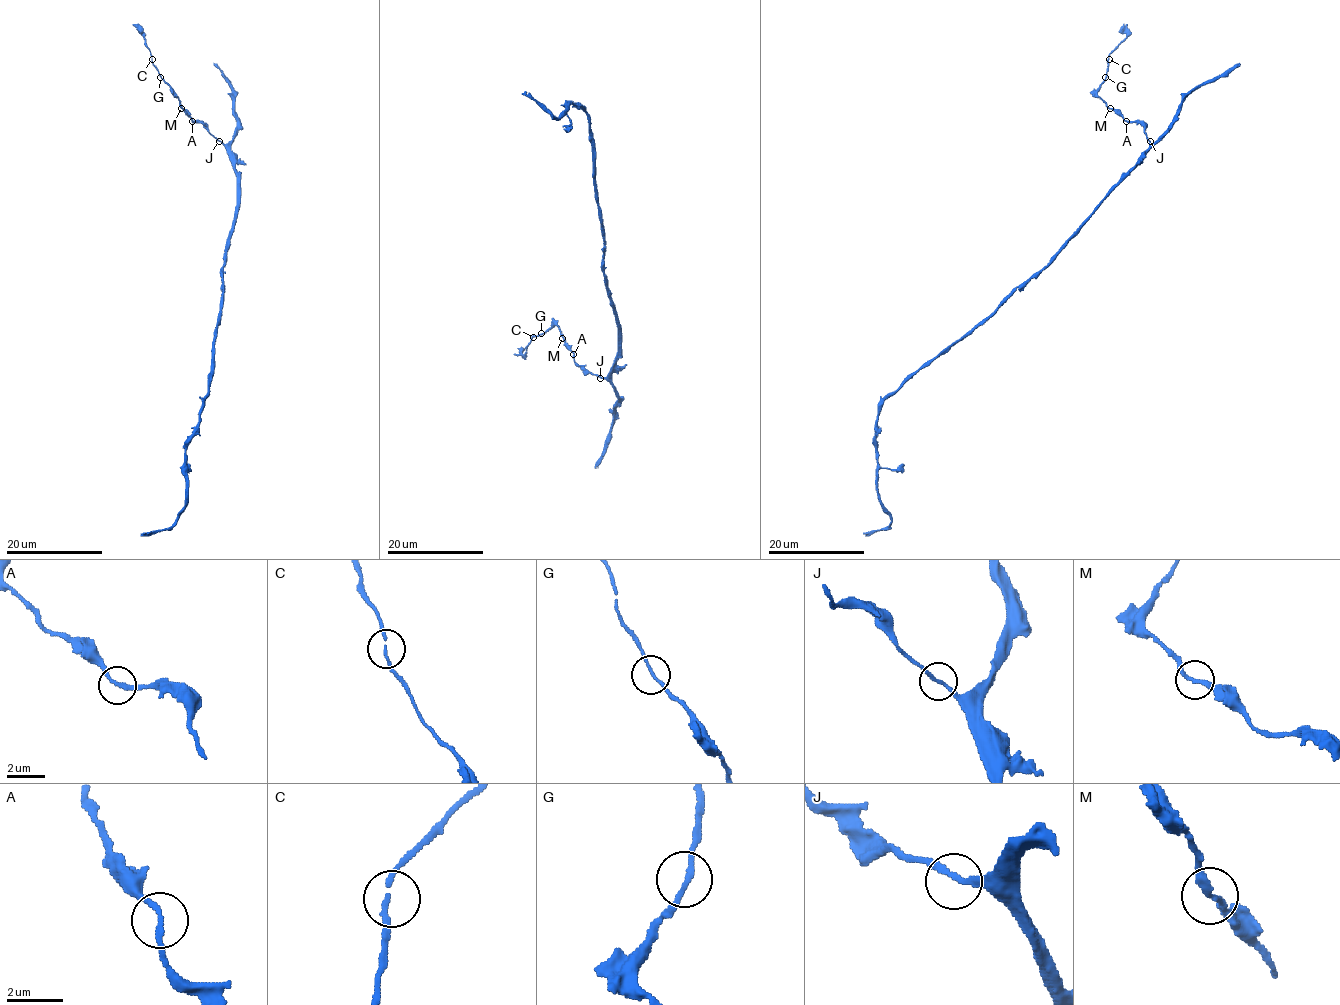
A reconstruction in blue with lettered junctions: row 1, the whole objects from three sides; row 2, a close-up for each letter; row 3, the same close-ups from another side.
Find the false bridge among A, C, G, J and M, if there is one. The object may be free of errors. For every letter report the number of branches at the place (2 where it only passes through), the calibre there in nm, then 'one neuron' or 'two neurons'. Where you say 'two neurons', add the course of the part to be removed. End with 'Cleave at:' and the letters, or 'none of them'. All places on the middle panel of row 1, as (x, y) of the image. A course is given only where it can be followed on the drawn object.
A: 2 | 170 nm | one neuron
C: 2 | 150 nm | one neuron
G: 2 | 150 nm | one neuron
J: 2 | 180 nm | one neuron
M: 2 | 190 nm | one neuron
Cleave at: none of them

